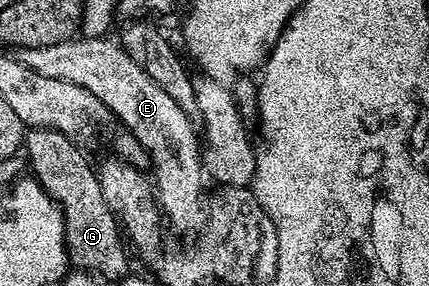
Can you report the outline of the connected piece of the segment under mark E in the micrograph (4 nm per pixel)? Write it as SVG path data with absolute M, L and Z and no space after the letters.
M76 36L70 42L49 44L45 48L29 48L19 50L17 58L25 63L33 72L41 76L49 76L53 80L65 80L78 86L84 86L93 96L107 107L112 115L116 114L124 122L126 129L134 135L135 139L149 152L149 162L155 165L153 185L157 191L159 209L171 221L171 226L179 234L191 234L202 231L208 217L205 209L205 194L203 198L203 178L205 179L205 166L201 161L201 138L197 133L197 126L193 123L192 115L186 114L179 107L177 100L161 88L149 75L126 54L118 41L111 42L106 38L85 38Z

